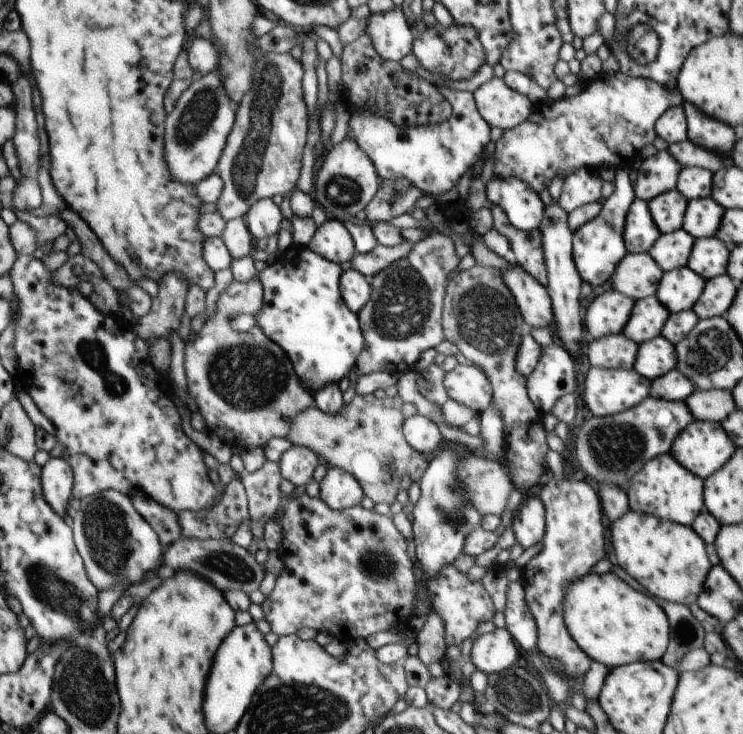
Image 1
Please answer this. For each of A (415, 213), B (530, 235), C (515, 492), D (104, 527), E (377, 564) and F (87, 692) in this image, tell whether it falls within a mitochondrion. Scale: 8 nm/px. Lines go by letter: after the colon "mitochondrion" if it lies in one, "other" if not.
A: other
B: other
C: other
D: mitochondrion
E: mitochondrion
F: mitochondrion

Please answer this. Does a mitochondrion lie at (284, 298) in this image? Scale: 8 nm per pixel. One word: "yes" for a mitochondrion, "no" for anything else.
no

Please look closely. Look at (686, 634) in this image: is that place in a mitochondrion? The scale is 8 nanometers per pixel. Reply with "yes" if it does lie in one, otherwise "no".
yes

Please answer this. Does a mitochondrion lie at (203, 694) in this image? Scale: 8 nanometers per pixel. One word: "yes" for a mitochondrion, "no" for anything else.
no

